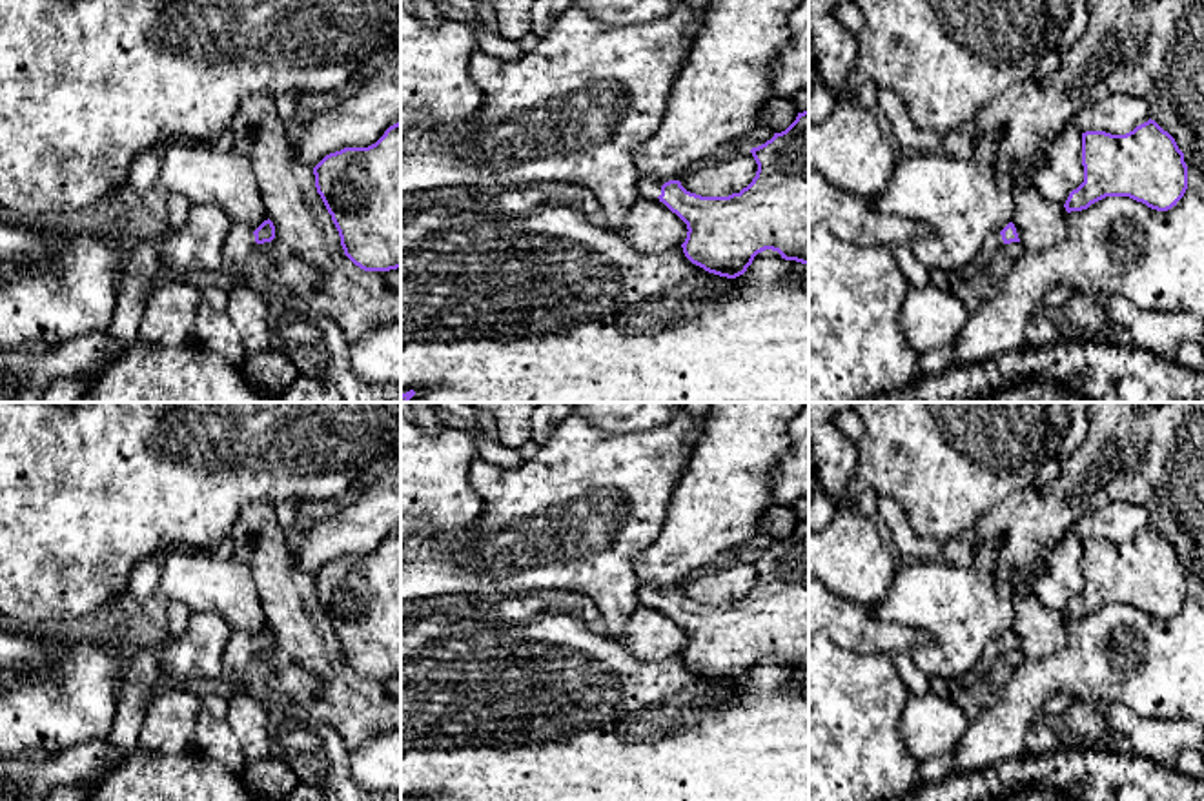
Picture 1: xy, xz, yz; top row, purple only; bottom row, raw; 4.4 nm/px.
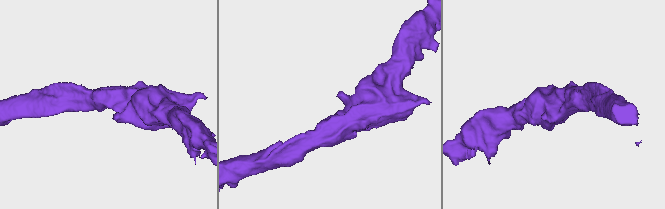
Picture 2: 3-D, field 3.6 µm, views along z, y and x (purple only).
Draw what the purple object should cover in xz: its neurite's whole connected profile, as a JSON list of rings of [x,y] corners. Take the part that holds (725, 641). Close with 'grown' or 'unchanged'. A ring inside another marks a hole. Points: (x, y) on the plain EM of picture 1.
[[[809,517],[798,521],[796,528],[770,548],[750,557],[758,579],[752,590],[740,601],[729,604],[701,604],[687,599],[679,588],[659,590],[641,584],[639,604],[658,606],[687,632],[687,646],[681,652],[685,664],[709,681],[736,686],[747,679],[754,664],[765,657],[778,659],[785,668],[809,672]]] | grown

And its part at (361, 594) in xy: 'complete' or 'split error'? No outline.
complete

